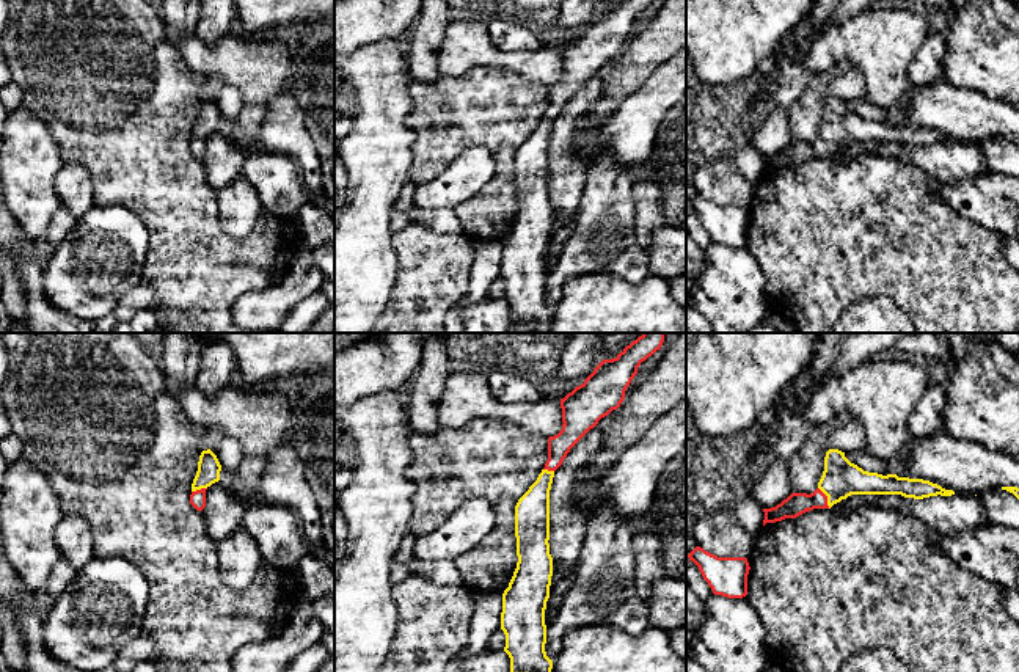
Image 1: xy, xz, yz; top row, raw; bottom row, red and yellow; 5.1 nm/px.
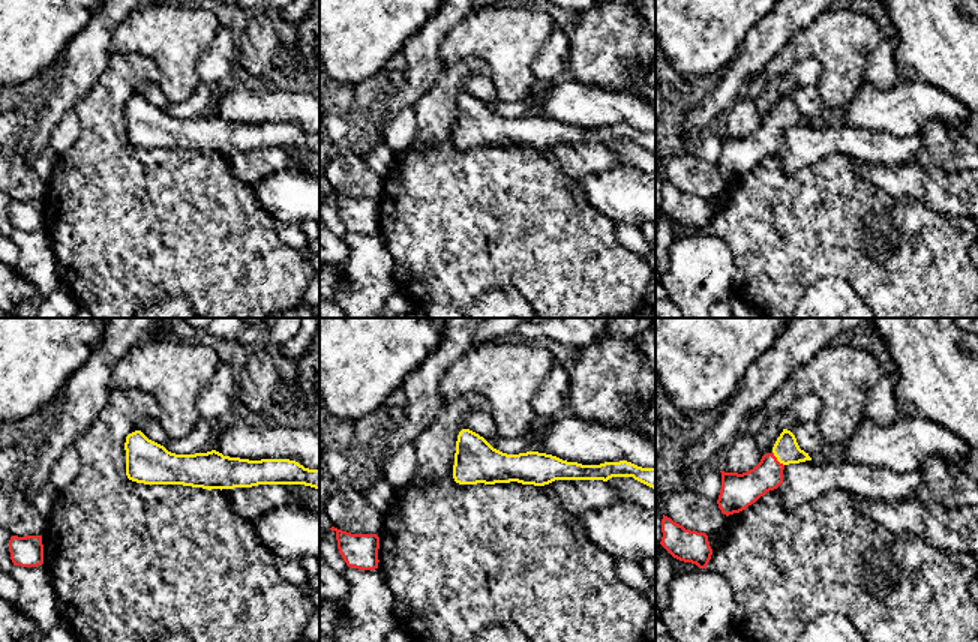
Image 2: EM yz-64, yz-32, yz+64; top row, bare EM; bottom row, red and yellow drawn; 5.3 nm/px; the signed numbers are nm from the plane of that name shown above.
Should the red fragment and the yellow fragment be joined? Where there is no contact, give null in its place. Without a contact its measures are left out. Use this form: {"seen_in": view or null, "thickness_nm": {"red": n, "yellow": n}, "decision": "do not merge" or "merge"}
{"seen_in": "yz", "thickness_nm": {"red": 120, "yellow": 190}, "decision": "merge"}

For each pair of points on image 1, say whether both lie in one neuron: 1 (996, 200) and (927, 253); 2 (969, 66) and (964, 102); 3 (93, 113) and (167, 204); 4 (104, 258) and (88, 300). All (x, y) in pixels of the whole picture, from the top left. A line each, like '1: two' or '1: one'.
1: two
2: two
3: one
4: one

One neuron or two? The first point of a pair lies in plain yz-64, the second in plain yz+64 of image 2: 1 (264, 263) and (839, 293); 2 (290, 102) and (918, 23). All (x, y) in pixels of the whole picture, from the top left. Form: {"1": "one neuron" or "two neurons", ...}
{"1": "two neurons", "2": "two neurons"}

